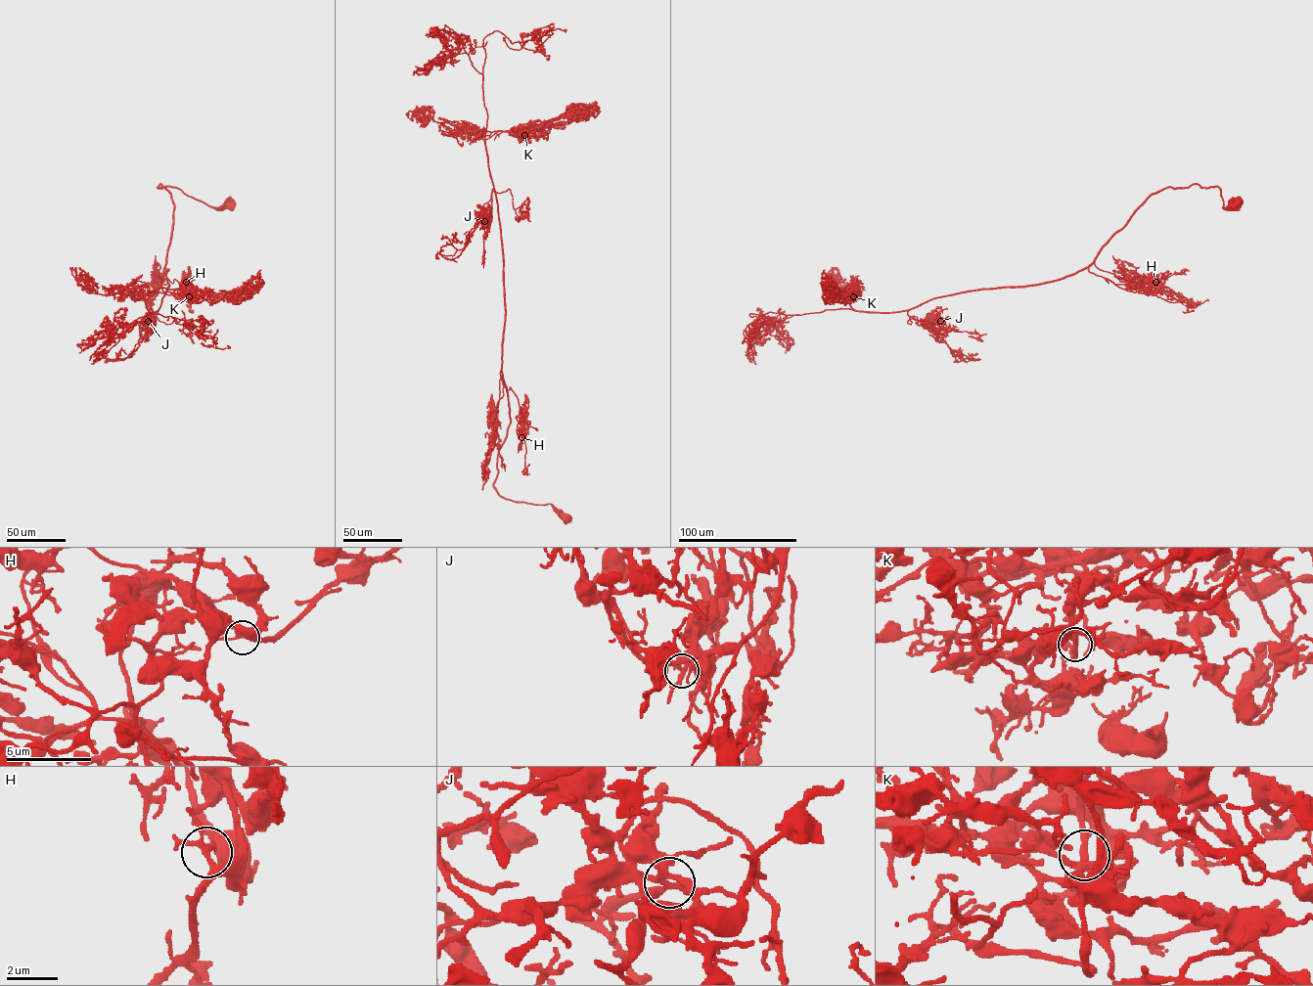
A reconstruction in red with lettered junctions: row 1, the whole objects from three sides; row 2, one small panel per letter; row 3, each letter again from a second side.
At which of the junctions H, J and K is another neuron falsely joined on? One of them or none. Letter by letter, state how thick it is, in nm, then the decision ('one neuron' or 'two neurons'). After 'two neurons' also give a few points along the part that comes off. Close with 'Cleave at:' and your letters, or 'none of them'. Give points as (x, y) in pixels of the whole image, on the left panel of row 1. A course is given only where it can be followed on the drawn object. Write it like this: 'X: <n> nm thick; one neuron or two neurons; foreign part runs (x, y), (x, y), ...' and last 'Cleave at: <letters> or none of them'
H: 220 nm thick; one neuron
J: 260 nm thick; one neuron
K: 240 nm thick; one neuron
Cleave at: none of them

